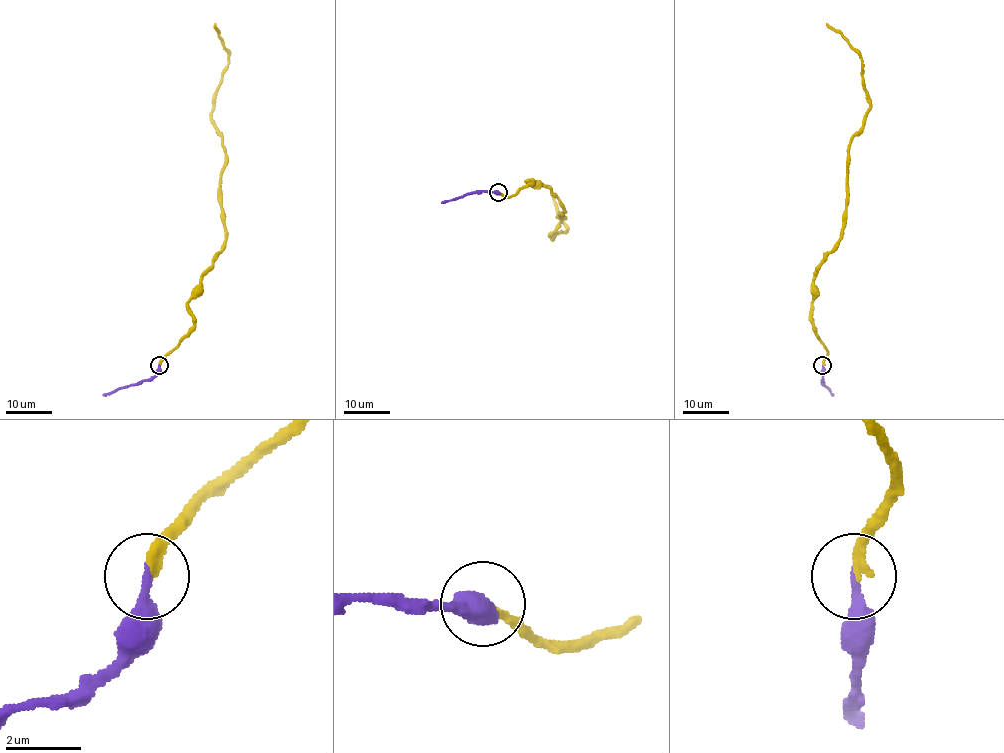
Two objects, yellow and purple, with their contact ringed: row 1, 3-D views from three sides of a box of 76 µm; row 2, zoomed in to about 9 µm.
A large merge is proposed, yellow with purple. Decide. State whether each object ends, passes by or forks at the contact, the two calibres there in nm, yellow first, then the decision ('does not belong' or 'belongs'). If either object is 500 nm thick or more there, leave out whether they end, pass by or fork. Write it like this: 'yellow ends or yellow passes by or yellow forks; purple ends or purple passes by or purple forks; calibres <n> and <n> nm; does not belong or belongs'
yellow ends; purple ends; calibres 240 and 280 nm; belongs

